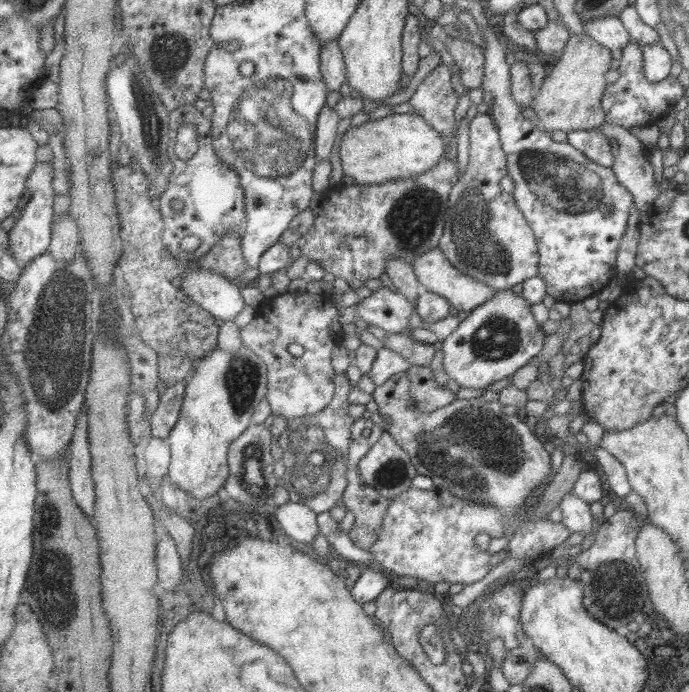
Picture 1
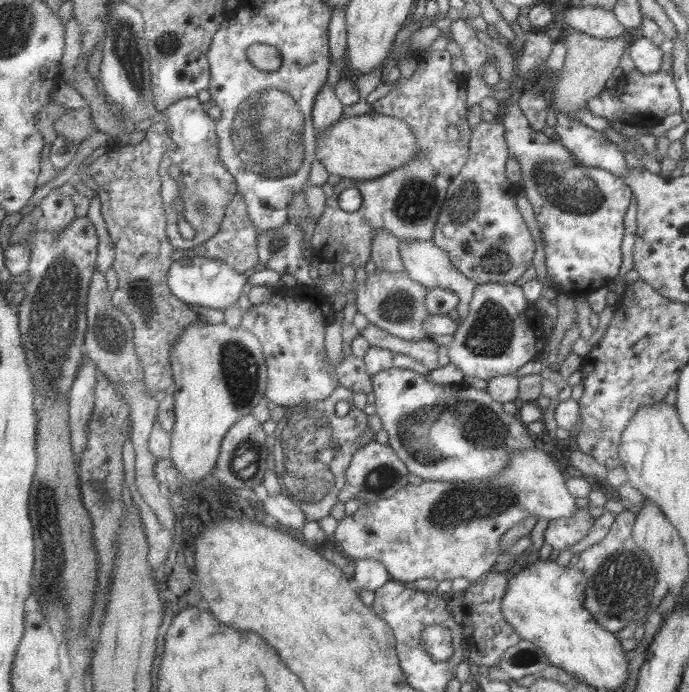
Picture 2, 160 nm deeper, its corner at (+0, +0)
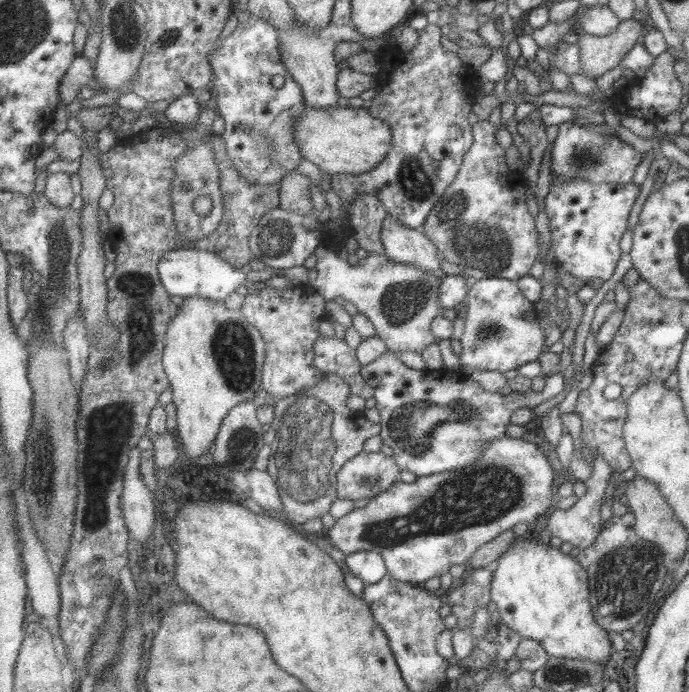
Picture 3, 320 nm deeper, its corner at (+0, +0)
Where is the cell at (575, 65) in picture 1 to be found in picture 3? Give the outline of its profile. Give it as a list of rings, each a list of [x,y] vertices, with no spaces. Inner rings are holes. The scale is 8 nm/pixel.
[[[639,16],[619,21],[615,30],[607,36],[593,36],[591,34],[579,33],[579,38],[575,43],[579,47],[580,63],[585,76],[595,80],[604,72],[618,66],[618,62],[627,54],[627,51],[639,40],[643,34],[643,26],[648,26],[648,22]]]

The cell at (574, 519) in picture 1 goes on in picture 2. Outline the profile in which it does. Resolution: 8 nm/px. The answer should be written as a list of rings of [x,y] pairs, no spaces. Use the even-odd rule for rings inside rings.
[[[540,444],[530,449],[515,451],[507,466],[491,480],[483,482],[435,482],[423,481],[413,485],[401,485],[390,497],[375,502],[359,504],[357,510],[337,521],[329,541],[333,542],[347,557],[372,558],[383,563],[393,580],[411,585],[419,578],[433,578],[437,582],[465,578],[472,582],[492,570],[499,554],[499,537],[514,524],[536,516],[536,518],[567,518],[576,510],[575,498],[564,485],[562,474],[552,457],[551,450]]]

